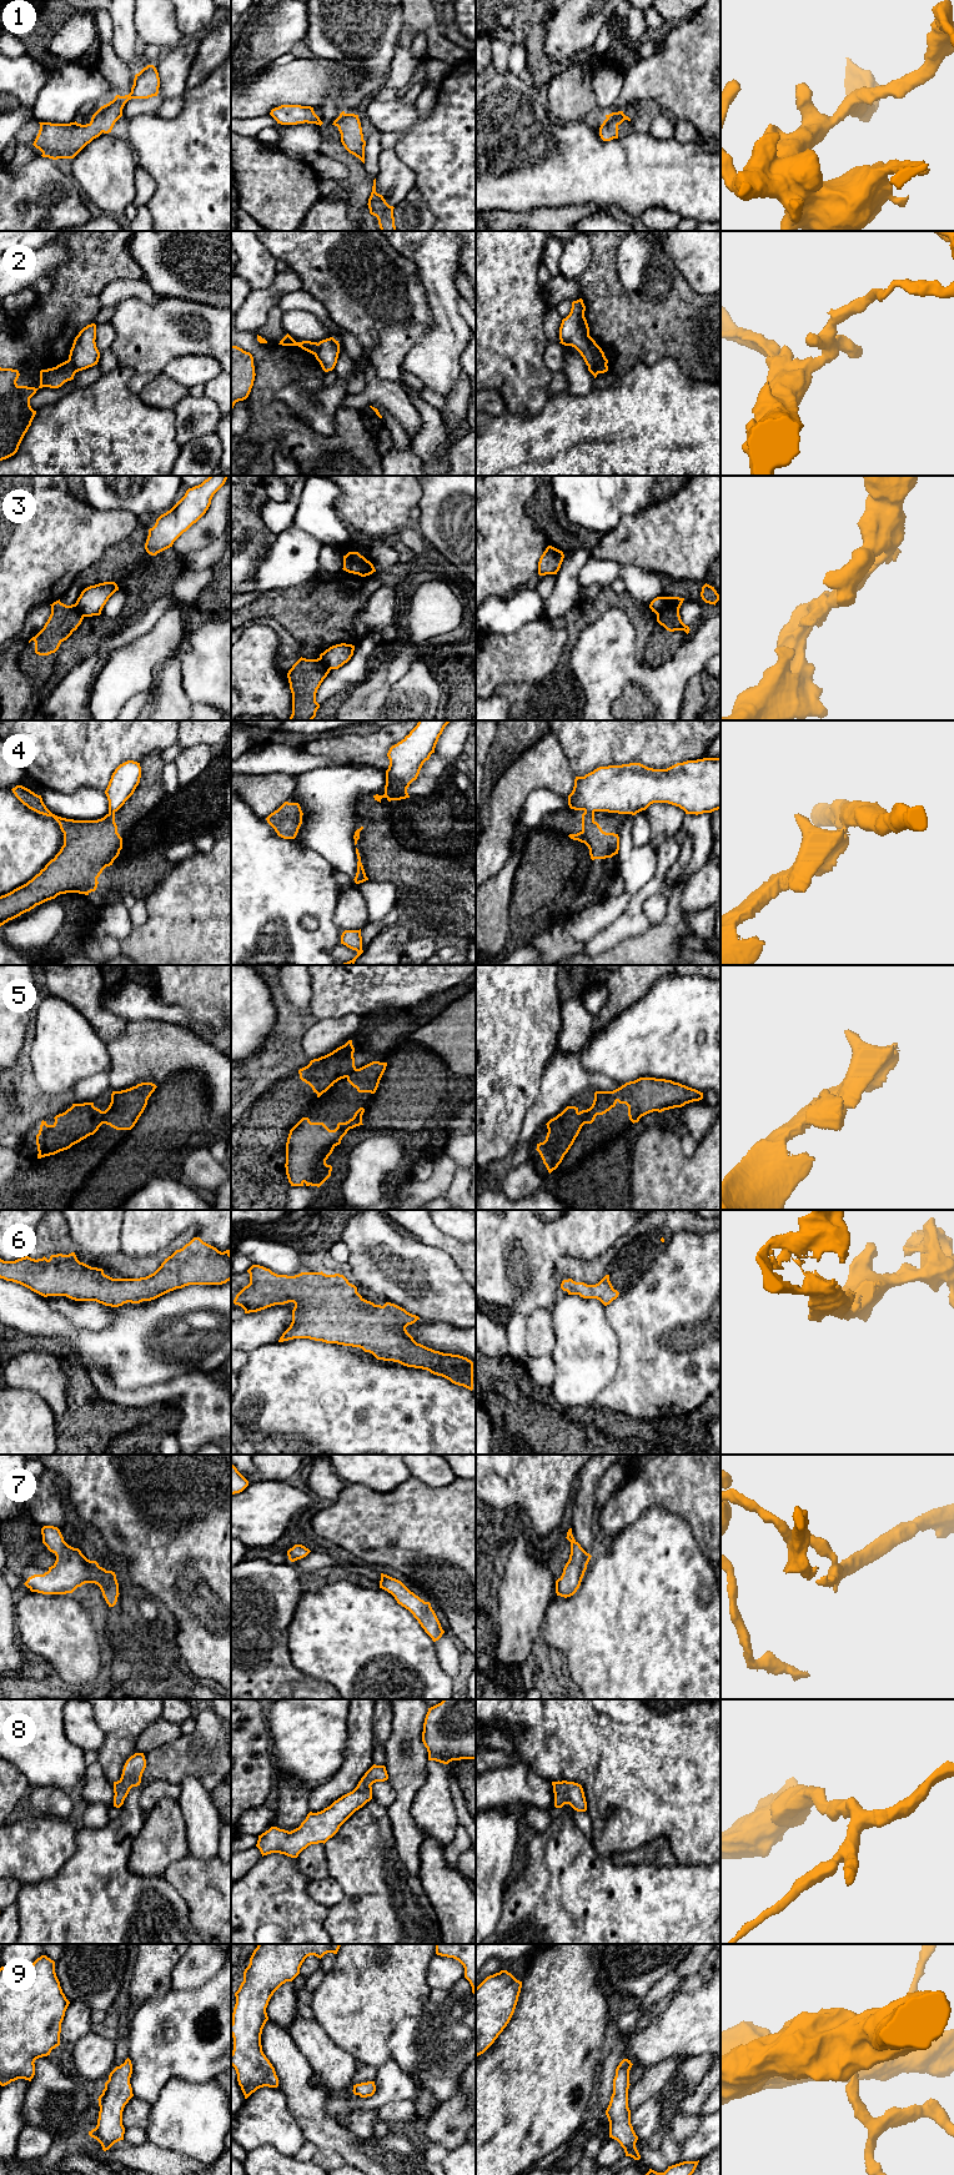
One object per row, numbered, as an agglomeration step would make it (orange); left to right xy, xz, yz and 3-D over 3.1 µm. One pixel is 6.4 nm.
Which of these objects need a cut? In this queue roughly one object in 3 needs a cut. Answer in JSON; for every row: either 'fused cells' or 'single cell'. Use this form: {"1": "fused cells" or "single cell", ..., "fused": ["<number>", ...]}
{"1": "single cell", "2": "fused cells", "3": "fused cells", "4": "fused cells", "5": "fused cells", "6": "single cell", "7": "single cell", "8": "single cell", "9": "single cell", "fused": ["2", "3", "4", "5"]}

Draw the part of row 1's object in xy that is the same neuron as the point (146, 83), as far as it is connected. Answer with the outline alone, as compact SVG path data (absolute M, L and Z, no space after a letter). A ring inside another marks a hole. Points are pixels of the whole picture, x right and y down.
M147 65L135 75L131 92L116 95L112 101L101 106L86 125L75 122L51 124L39 122L40 130L34 146L42 152L42 157L52 160L74 159L87 144L102 132L111 132L115 122L122 116L125 104L131 99L149 99L157 96L160 77L154 65Z

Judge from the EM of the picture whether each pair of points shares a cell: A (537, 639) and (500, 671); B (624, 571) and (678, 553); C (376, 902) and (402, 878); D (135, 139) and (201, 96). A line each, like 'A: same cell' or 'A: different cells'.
A: same cell
B: different cells
C: different cells
D: same cell

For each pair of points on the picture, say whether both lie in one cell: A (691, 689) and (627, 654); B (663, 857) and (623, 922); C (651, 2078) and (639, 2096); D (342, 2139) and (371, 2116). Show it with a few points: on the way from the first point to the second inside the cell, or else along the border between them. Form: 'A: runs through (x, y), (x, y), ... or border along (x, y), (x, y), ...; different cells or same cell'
A: border along (699, 673), (696, 673), (688, 681), (681, 707); different cells
B: runs through (661, 873), (658, 879), (634, 905); same cell
C: runs through (651, 2083), (642, 2091); same cell
D: border along (347, 2126), (360, 2138), (372, 2135); different cells

